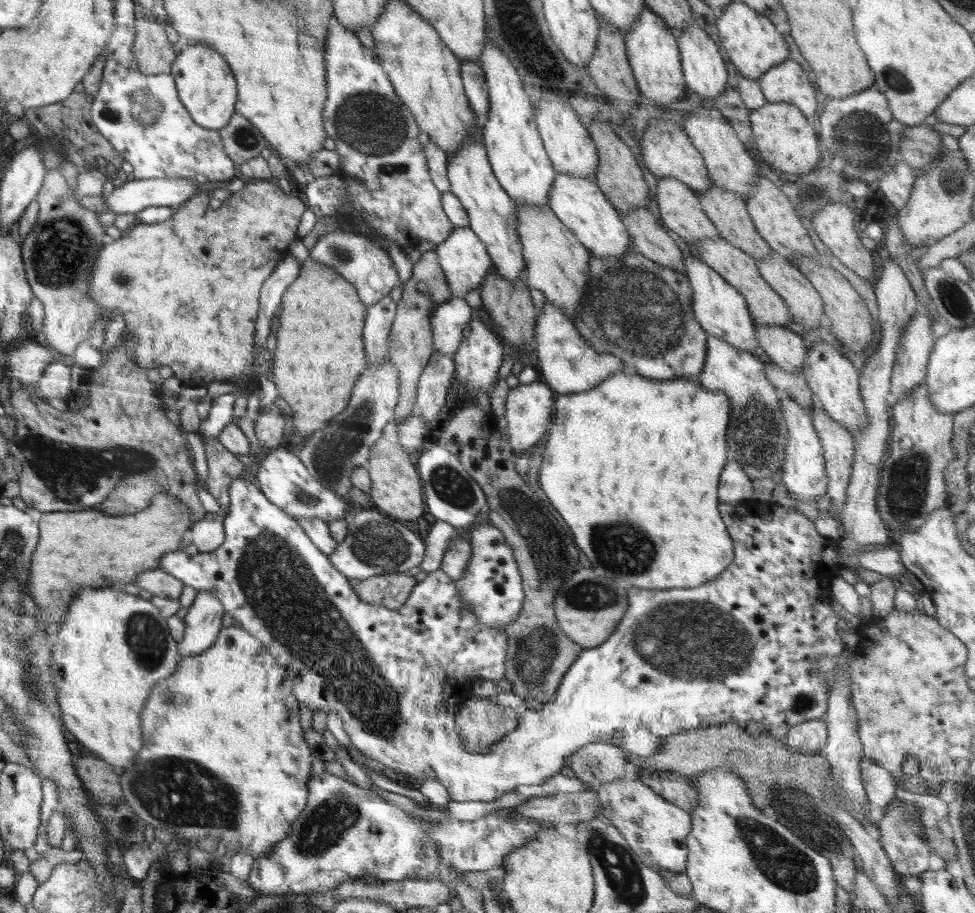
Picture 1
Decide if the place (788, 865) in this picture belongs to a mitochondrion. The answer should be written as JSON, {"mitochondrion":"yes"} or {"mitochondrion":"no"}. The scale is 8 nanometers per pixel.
{"mitochondrion":"yes"}

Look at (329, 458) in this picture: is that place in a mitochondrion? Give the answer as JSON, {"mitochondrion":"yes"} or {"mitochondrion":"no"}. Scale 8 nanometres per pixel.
{"mitochondrion":"yes"}

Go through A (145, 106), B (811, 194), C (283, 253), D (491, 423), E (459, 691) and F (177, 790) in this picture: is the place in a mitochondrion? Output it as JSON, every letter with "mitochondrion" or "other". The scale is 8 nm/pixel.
{"A":"mitochondrion","B":"mitochondrion","C":"other","D":"other","E":"other","F":"mitochondrion"}

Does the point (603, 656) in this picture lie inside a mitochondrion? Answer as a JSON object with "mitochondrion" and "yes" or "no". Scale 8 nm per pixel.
{"mitochondrion":"no"}

